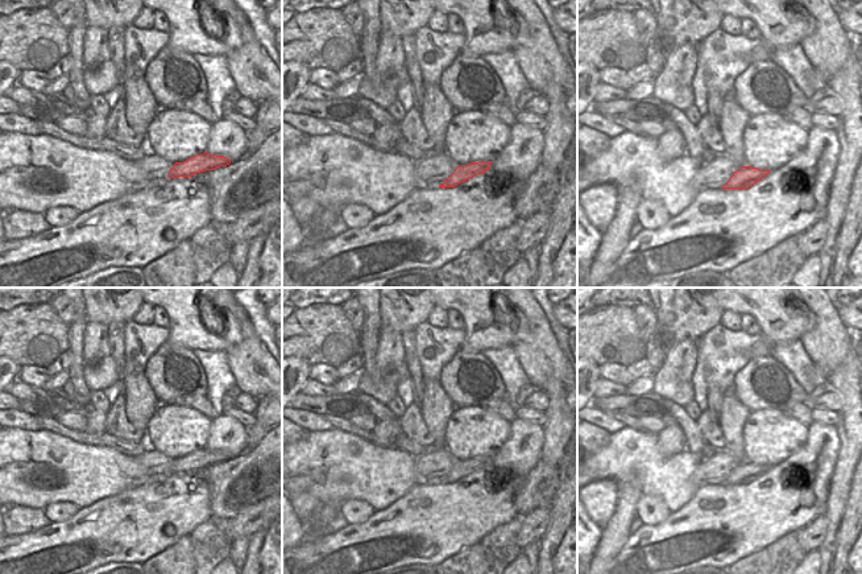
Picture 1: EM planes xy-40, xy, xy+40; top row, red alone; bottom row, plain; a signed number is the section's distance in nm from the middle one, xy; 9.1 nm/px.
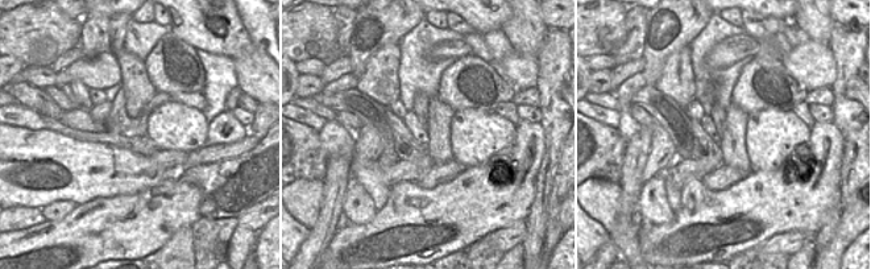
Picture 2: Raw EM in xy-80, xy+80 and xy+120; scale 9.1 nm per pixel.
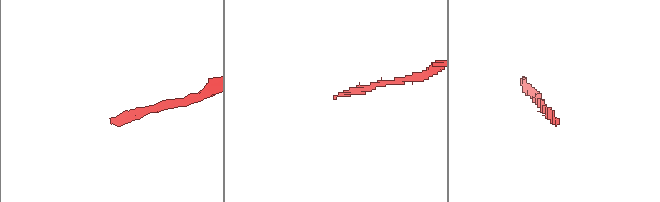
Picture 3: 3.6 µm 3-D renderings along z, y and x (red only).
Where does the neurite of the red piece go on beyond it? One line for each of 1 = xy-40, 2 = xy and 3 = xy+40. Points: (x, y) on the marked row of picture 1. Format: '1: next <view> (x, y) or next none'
1: next none
2: next none
3: next none

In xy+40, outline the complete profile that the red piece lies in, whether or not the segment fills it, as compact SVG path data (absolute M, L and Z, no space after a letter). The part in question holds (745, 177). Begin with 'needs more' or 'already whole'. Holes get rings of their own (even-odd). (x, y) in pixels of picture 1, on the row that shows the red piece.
already whole; M742 166L741 169L733 173L733 175L722 186L722 189L749 189L750 186L764 178L768 173L770 170Z

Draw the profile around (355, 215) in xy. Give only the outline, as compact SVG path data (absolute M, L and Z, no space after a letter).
M347 203L340 211L339 218L348 228L362 228L374 219L374 212L360 203Z

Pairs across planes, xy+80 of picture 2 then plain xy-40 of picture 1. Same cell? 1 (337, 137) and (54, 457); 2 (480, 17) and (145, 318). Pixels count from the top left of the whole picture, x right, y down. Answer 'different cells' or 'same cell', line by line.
1: same cell
2: different cells

